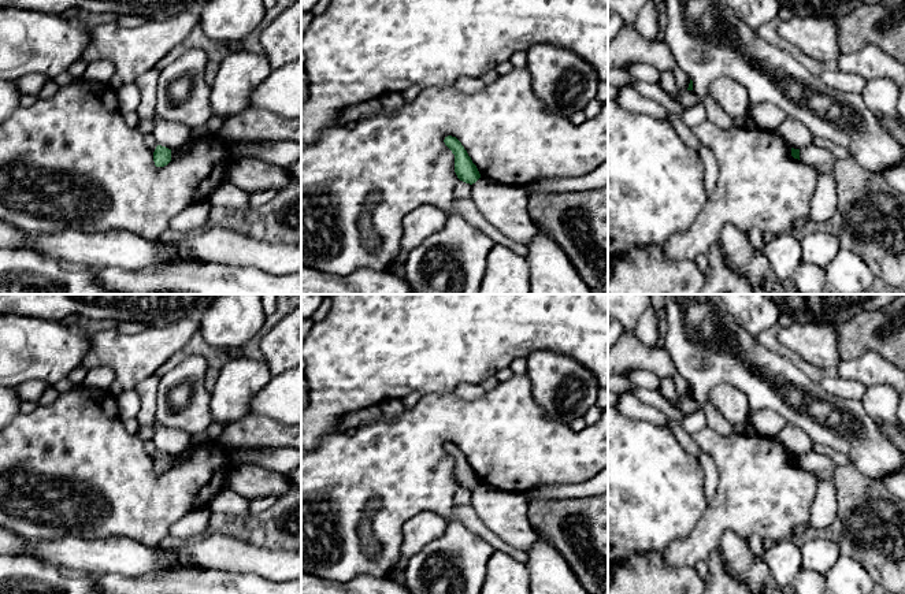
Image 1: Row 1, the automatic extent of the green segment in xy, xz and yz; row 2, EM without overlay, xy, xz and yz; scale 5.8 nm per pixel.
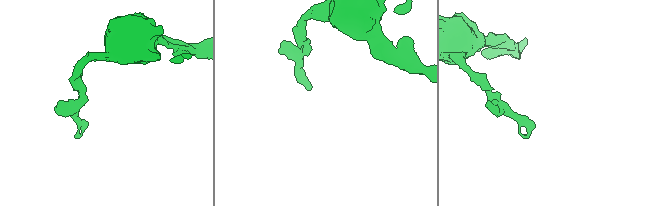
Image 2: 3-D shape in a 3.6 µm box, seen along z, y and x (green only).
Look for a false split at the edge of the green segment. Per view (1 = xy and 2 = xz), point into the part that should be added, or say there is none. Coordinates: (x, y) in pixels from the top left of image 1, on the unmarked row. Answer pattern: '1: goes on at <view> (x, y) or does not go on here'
1: does not go on here
2: does not go on here

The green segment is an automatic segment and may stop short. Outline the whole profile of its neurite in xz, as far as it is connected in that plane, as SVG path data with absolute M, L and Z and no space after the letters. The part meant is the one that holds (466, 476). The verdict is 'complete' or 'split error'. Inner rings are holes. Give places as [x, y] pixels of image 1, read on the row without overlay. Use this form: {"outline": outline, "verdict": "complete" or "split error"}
{"outline": "M452 442L445 443L444 449L455 461L455 479L457 485L470 491L475 490L481 480L461 449Z", "verdict": "complete"}

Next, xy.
{"outline": "M157 452L153 459L153 468L156 474L164 474L171 468L171 456Z", "verdict": "complete"}

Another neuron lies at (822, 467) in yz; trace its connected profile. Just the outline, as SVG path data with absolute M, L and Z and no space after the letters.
M813 450L800 456L800 467L817 479L831 479L838 468L828 457Z

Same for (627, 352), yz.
M623 333L608 349L608 376L623 374L630 368L650 371L661 380L671 378L679 394L689 394L690 385L676 372L664 348L643 345L633 334Z

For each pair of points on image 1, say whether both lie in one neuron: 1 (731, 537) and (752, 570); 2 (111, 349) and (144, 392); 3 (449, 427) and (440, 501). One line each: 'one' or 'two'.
1: one
2: two
3: one

